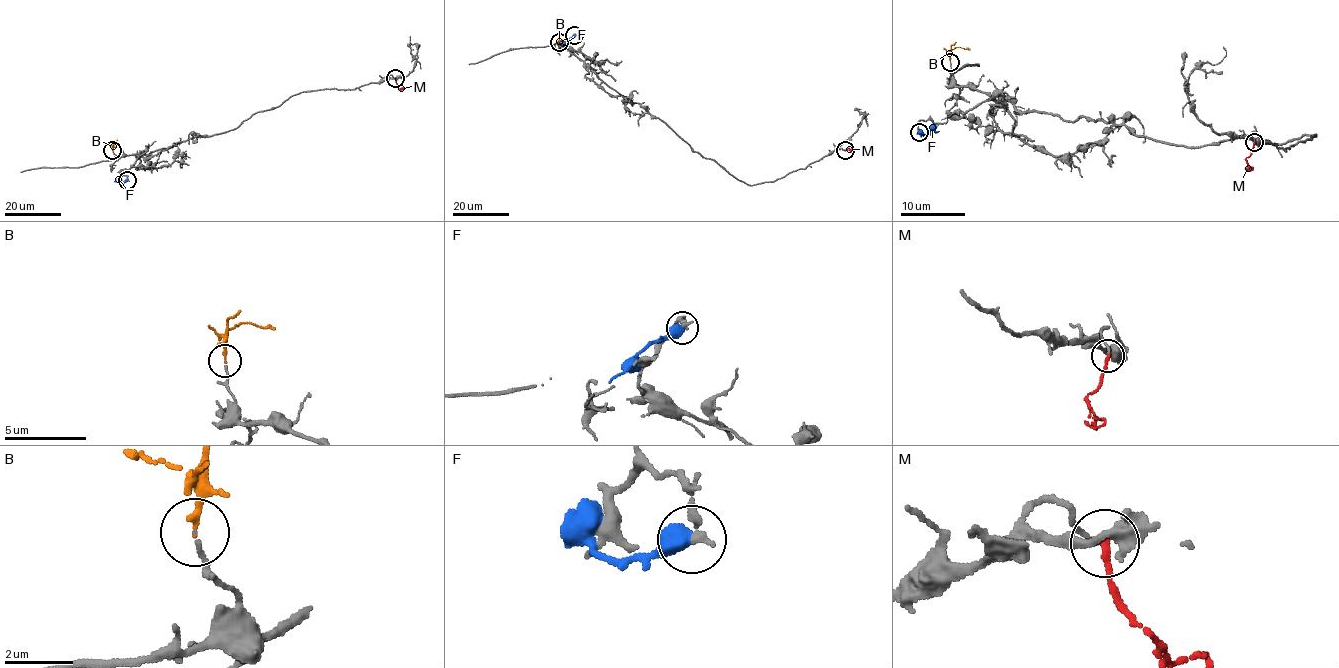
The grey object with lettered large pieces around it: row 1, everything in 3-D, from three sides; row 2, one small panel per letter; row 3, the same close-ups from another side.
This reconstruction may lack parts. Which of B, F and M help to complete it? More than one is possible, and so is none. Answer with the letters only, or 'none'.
B

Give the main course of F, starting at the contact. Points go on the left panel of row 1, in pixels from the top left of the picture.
F: (127, 181), (114, 181)

